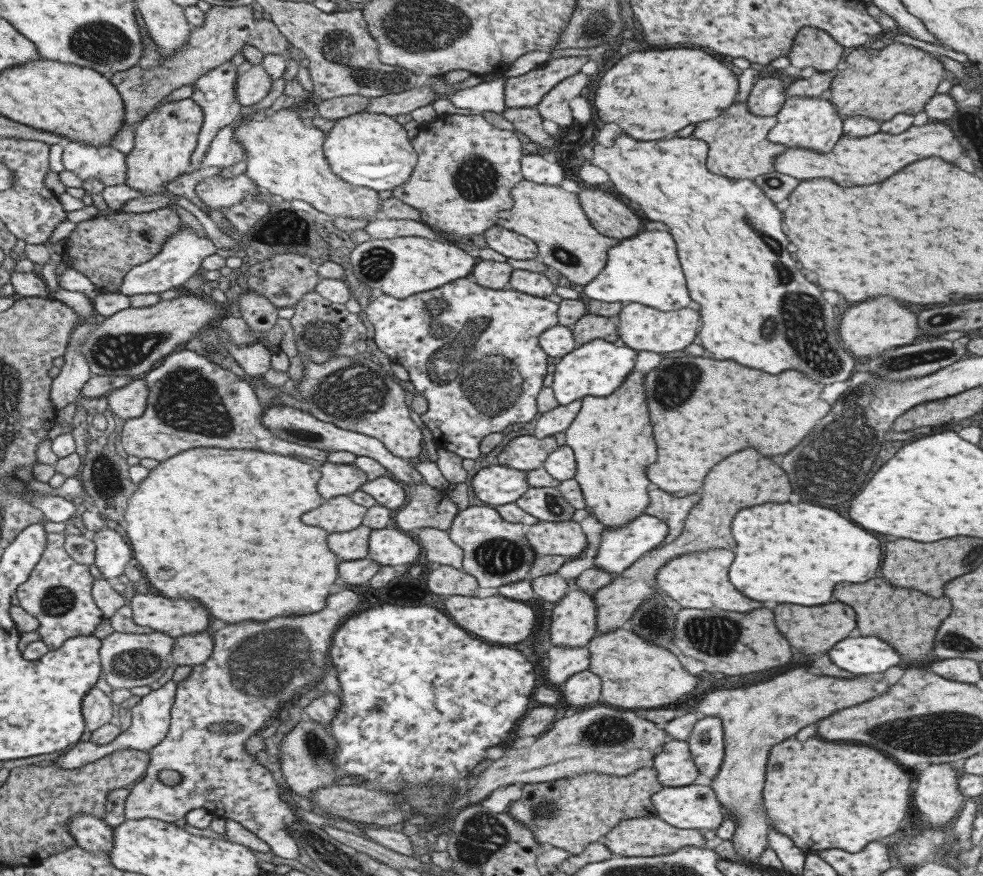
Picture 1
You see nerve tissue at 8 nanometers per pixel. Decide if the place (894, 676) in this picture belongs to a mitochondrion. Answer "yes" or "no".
no

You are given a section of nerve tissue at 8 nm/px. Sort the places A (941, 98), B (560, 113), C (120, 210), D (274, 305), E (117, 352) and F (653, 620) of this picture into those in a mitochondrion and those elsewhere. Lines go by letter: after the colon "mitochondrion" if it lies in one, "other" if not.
A: other
B: other
C: other
D: other
E: mitochondrion
F: mitochondrion

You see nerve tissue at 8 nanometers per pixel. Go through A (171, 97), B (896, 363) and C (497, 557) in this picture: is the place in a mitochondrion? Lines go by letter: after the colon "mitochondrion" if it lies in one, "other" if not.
A: other
B: mitochondrion
C: mitochondrion

